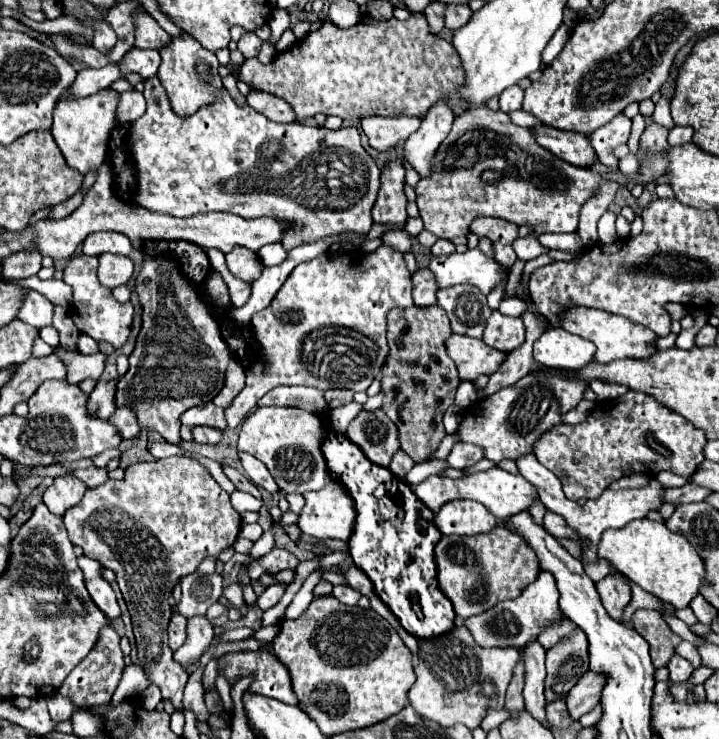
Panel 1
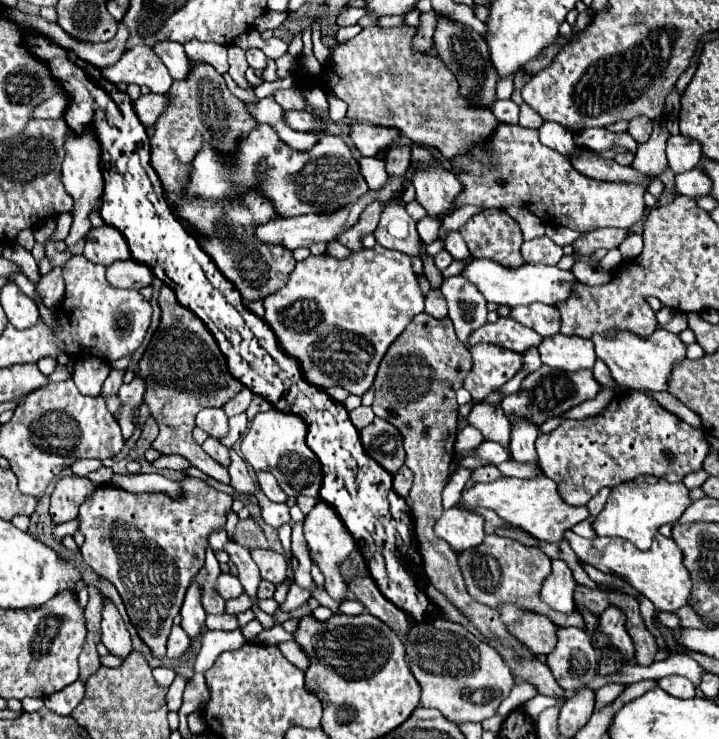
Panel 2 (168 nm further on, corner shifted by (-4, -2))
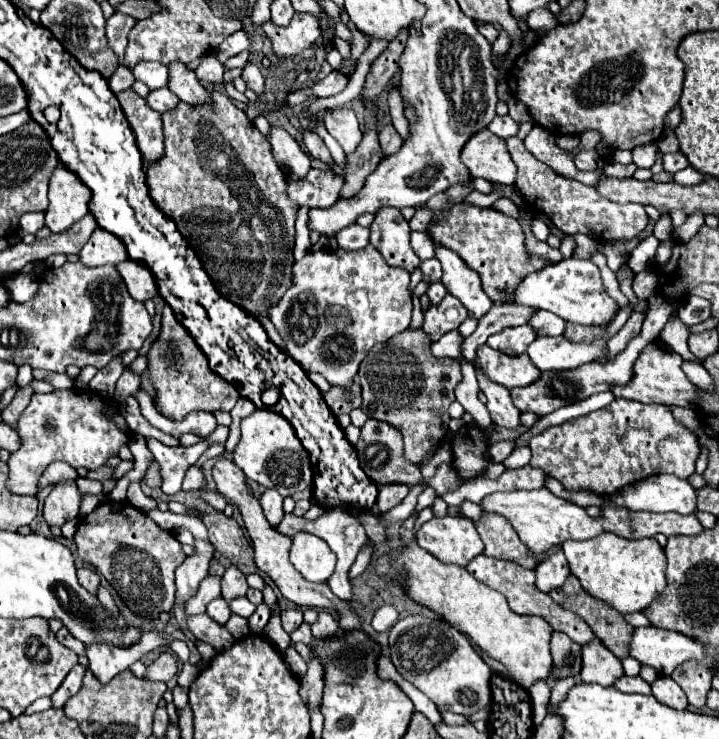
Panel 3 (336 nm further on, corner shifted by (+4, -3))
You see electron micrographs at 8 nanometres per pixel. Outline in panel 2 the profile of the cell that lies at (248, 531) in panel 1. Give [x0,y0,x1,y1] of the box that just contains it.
[252,547,288,585]

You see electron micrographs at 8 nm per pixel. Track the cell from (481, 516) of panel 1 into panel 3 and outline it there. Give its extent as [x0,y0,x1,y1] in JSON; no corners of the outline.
[416,516,484,566]

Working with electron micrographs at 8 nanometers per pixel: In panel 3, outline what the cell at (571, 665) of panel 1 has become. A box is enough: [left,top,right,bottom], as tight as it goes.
[550,632,582,680]

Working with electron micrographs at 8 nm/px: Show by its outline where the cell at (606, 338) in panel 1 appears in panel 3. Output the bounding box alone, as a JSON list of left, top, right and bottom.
[612,342,698,408]

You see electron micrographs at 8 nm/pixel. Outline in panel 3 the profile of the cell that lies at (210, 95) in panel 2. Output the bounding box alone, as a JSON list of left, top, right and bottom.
[146,92,298,318]

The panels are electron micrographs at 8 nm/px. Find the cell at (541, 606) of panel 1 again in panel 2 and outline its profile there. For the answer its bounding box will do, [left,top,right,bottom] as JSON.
[540,561,576,613]

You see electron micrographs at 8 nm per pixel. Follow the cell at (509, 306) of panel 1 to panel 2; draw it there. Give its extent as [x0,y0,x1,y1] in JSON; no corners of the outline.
[510,303,560,337]

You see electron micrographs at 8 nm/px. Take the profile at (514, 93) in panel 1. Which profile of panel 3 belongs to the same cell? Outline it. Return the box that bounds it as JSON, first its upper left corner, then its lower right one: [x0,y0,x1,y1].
[488,114,520,140]

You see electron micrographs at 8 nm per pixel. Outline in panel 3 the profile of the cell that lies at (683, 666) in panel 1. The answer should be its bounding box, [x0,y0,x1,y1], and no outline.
[652,676,688,710]

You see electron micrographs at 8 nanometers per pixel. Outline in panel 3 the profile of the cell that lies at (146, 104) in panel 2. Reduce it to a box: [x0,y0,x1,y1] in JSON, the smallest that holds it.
[146,88,180,112]

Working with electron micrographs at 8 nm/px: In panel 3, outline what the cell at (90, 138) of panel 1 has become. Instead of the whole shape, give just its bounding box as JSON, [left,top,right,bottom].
[46,164,92,232]

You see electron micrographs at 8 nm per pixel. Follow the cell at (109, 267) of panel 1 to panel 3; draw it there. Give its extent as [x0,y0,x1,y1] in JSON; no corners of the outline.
[116,260,158,302]

